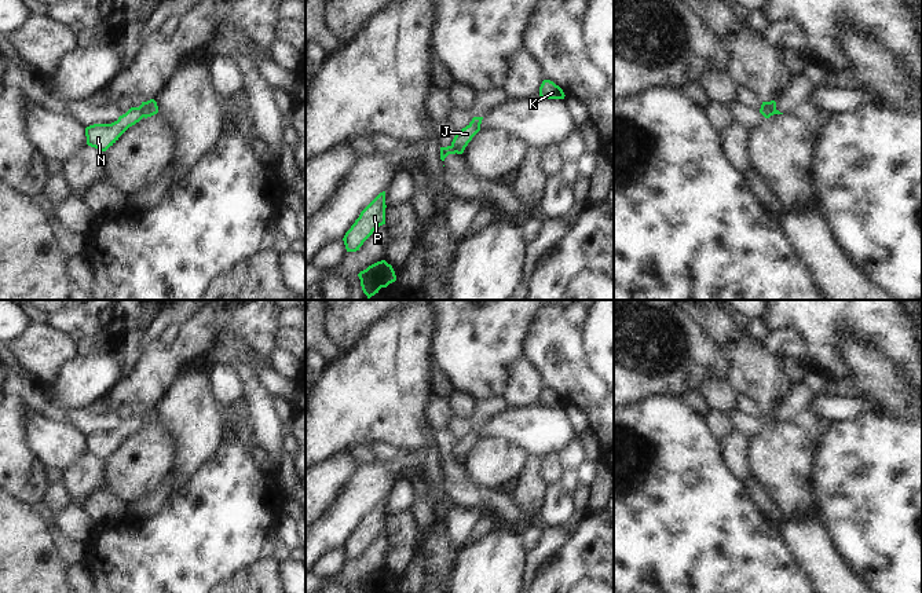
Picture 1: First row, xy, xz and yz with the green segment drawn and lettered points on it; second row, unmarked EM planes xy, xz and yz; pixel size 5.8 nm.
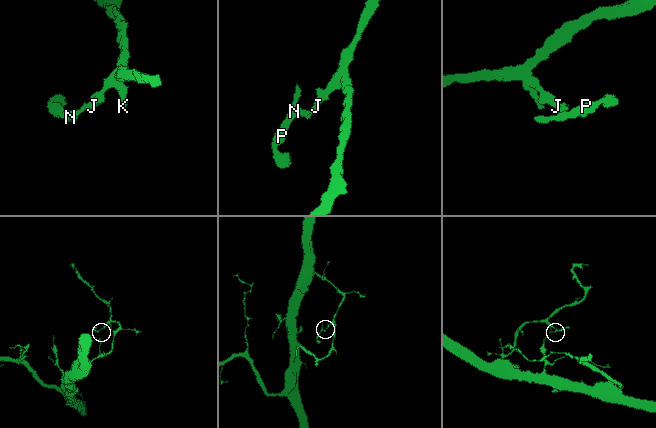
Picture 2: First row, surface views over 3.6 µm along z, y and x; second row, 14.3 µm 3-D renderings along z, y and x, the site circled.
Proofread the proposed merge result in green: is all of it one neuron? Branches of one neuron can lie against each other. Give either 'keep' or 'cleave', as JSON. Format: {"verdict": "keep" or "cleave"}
{"verdict": "cleave"}

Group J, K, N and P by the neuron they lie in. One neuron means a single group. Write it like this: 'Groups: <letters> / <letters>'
Groups: J K / N P

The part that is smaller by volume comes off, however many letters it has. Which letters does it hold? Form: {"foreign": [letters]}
{"foreign": ["N", "P"]}

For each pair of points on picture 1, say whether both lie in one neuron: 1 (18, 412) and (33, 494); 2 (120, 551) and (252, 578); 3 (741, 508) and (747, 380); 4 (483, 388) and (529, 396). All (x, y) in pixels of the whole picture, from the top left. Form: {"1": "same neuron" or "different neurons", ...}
{"1": "same neuron", "2": "different neurons", "3": "different neurons", "4": "different neurons"}

